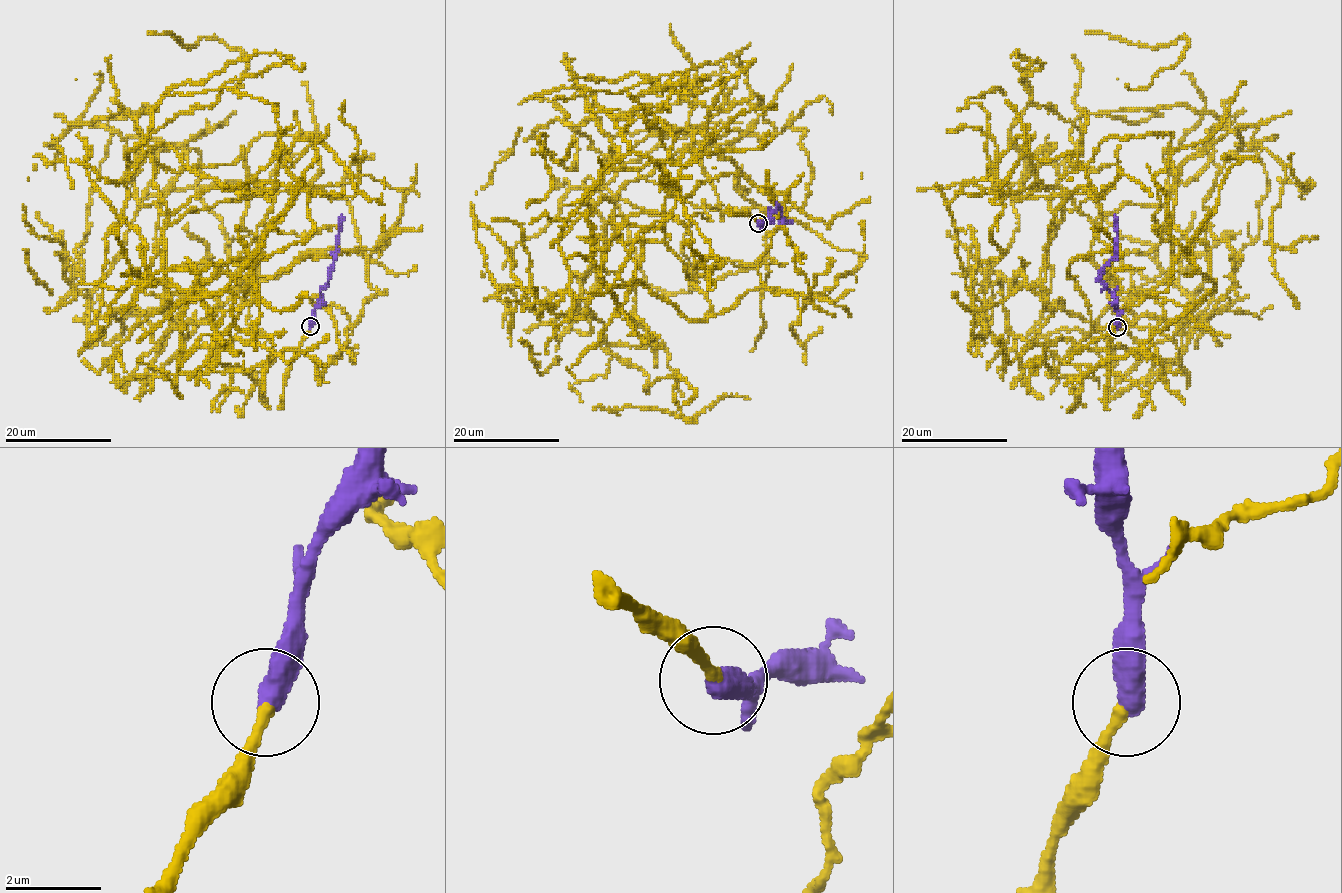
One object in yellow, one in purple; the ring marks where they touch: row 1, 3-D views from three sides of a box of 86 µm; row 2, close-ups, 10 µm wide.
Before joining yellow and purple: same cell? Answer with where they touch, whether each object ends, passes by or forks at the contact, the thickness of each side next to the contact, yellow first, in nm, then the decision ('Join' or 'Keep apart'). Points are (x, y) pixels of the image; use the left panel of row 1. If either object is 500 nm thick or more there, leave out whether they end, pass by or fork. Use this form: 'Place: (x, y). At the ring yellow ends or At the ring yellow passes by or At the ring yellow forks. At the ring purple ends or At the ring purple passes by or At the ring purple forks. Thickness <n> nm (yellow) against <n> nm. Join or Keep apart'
Place: (310, 326). Thickness 240 nm (yellow) against 550 nm. Join

